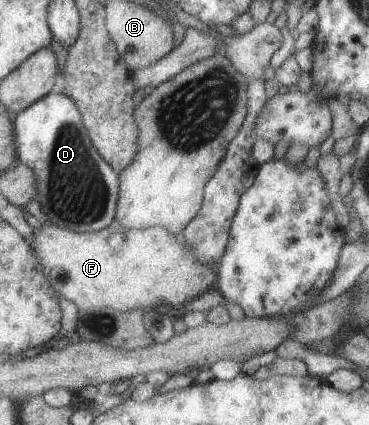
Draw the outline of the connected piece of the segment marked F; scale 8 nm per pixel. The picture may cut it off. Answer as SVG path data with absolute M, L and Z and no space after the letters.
M119 222L98 232L76 232L60 228L53 223L41 225L32 245L44 265L52 286L61 296L73 301L80 310L96 310L111 307L120 312L153 307L167 309L172 305L186 305L203 295L218 283L217 265L200 262L194 249L181 235L172 234L166 227L153 226L143 229L127 229Z

